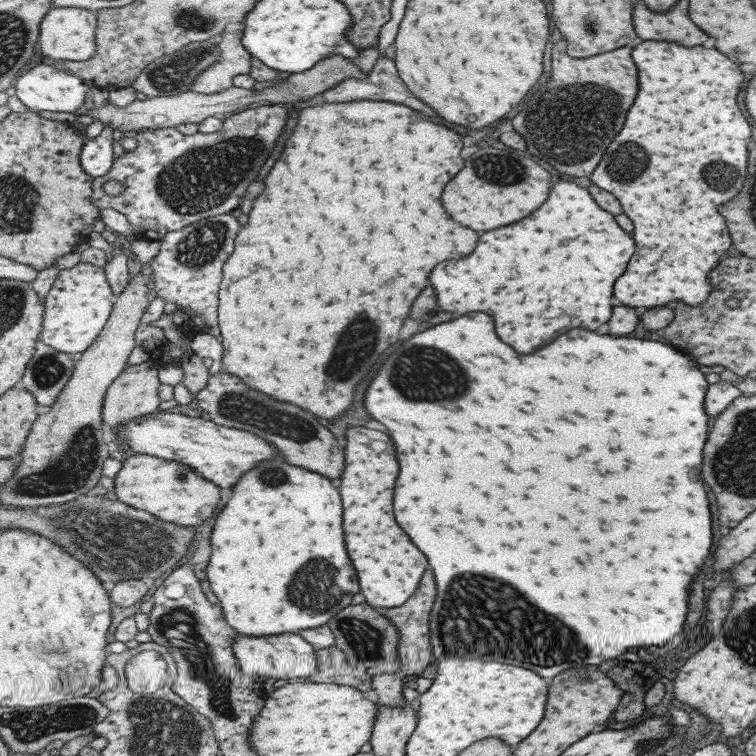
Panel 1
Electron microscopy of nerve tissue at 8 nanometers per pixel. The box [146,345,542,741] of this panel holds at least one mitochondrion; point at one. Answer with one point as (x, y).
(183, 628)

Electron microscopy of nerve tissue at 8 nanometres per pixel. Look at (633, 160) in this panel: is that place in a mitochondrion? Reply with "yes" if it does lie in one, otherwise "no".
yes

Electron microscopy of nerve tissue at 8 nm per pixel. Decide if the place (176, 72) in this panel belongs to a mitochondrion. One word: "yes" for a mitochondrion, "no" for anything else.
yes

